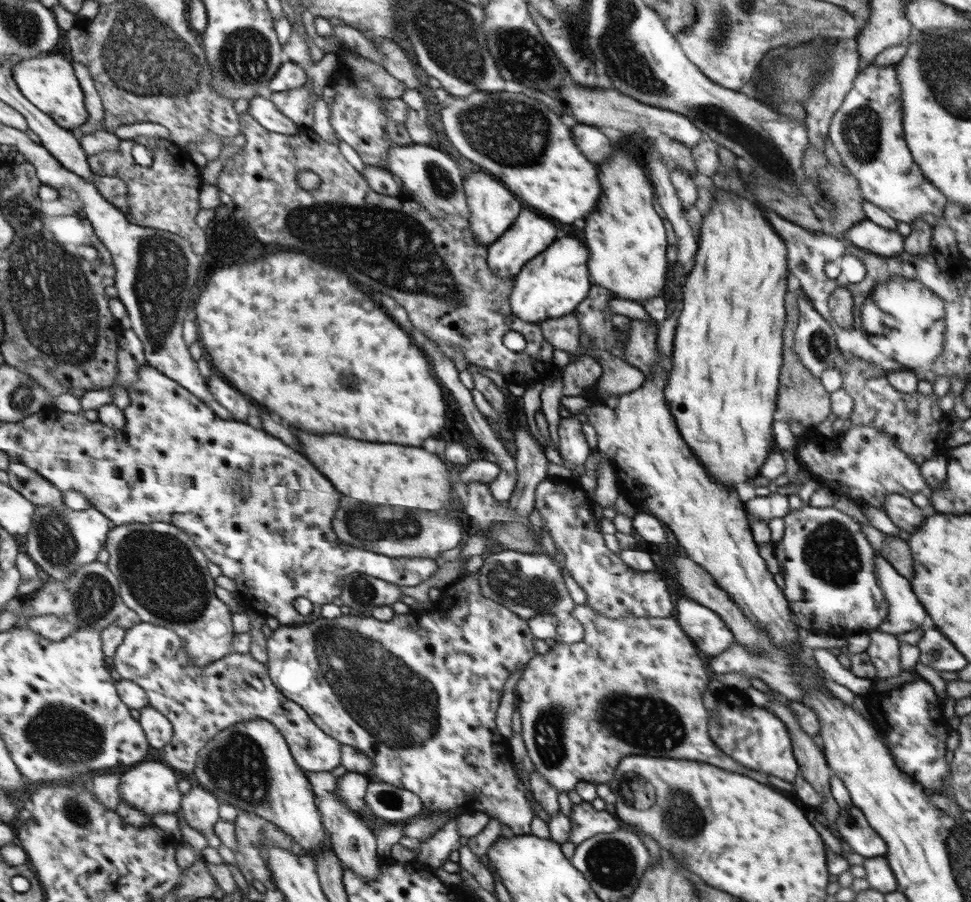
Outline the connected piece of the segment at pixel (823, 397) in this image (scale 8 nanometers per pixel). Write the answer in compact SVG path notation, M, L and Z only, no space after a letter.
M788 292L787 294L787 331L784 332L784 366L782 381L780 381L779 392L779 419L793 420L801 422L809 428L815 427L820 422L824 422L831 414L831 400L829 393L824 390L823 384L820 384L816 377L802 366L800 358L794 354L794 332L799 325L799 301L797 296Z

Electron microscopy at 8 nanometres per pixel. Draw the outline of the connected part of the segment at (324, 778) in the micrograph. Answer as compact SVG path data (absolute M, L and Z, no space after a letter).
M307 771L307 775L311 777L312 788L315 789L319 808L323 813L323 822L331 834L331 848L338 854L345 868L352 869L356 875L360 875L364 879L376 879L380 875L380 864L376 858L376 836L366 828L366 824L362 822L362 818L356 814L356 811L352 811L352 808L348 807L348 803L344 803L337 794L339 778L332 772Z

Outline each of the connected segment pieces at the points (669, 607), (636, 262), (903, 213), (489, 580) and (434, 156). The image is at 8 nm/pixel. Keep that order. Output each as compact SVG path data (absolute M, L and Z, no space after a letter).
M545 479L535 488L535 509L540 514L543 527L541 531L545 536L552 538L557 552L564 556L564 566L578 586L586 593L588 607L600 615L611 618L627 618L627 616L644 616L650 618L670 618L674 612L674 604L668 591L668 584L657 571L640 571L632 569L622 557L608 549L604 544L600 524L594 521L589 510L589 499L584 490L575 493L569 491L563 483L557 485L554 481Z
M626 150L616 152L612 158L600 164L600 184L604 184L604 196L600 196L600 208L586 218L586 244L592 252L592 280L597 285L610 289L620 299L633 301L647 301L657 297L658 290L664 290L666 280L667 234L662 218L654 212L654 187L650 184L648 176L634 160L634 156Z
M895 64L886 67L870 65L859 71L852 90L834 113L829 138L843 165L859 181L864 200L882 208L896 221L911 224L921 218L936 224L946 210L947 196L924 176L908 148L903 128L902 90Z
M504 549L500 553L484 555L479 585L482 596L499 602L524 620L540 614L571 613L577 605L566 589L560 569L545 553L519 553Z
M422 144L394 145L387 152L383 168L396 174L411 198L427 208L435 219L458 215L469 220L471 211L467 204L466 188L462 188L462 174L458 164L448 154Z

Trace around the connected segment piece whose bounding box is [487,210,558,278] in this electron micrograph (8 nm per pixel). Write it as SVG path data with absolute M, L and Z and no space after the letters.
M528 210L520 212L520 220L516 221L516 228L512 228L512 232L508 232L508 236L504 236L504 240L500 240L500 244L492 243L490 250L487 252L487 263L494 270L494 273L502 278L511 278L516 276L522 268L536 255L546 251L556 240L556 226Z

